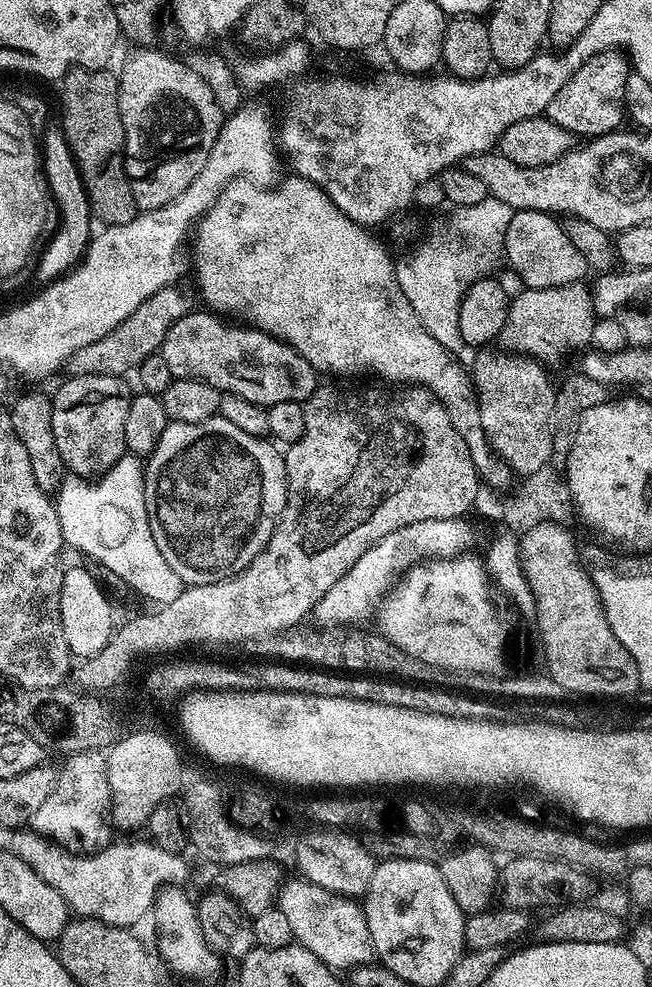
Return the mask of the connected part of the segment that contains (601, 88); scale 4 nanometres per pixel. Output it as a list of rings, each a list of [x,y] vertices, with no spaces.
[[[619,51],[599,52],[578,66],[570,82],[566,82],[562,90],[558,90],[554,102],[550,102],[548,107],[548,119],[562,126],[576,138],[604,136],[608,132],[617,131],[623,125],[620,123],[625,123],[626,120],[624,99],[629,75],[629,61]]]

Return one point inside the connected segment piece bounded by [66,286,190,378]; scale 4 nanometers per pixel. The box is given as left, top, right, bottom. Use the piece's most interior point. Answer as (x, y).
(142, 334)

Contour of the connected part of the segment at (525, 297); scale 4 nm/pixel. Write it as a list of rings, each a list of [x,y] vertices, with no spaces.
[[[587,283],[524,288],[511,297],[506,326],[502,326],[498,344],[505,353],[527,354],[545,366],[553,366],[575,352],[583,353],[591,345],[597,319]]]

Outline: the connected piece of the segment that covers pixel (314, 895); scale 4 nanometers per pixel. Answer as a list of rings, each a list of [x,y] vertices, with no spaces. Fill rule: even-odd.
[[[307,878],[292,880],[283,885],[278,907],[294,930],[294,941],[333,970],[355,970],[373,963],[374,949],[364,909],[355,899],[313,884]]]

